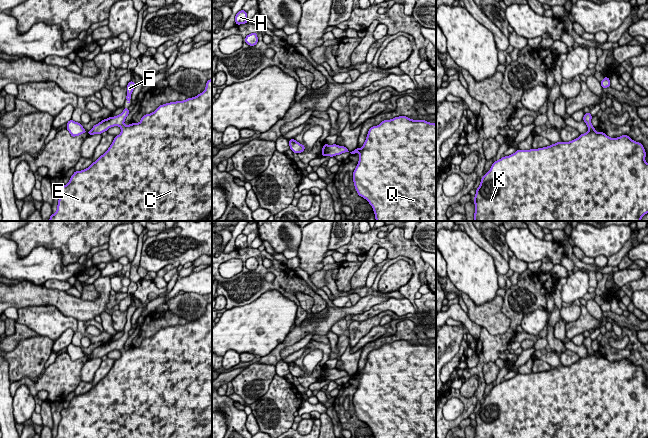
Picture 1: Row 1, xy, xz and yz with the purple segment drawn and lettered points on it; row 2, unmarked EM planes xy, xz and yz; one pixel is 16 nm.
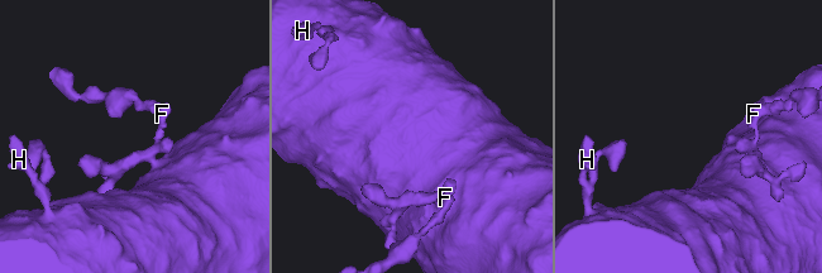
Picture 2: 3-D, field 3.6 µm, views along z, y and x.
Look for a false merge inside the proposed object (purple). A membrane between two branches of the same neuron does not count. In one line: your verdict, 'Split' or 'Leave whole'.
Leave whole

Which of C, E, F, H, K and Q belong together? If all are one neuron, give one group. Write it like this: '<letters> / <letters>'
C E F H K Q

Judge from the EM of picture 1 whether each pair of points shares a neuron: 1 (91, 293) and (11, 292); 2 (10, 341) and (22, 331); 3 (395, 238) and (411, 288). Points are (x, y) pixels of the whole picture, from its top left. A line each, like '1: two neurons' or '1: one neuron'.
1: two neurons
2: one neuron
3: one neuron

